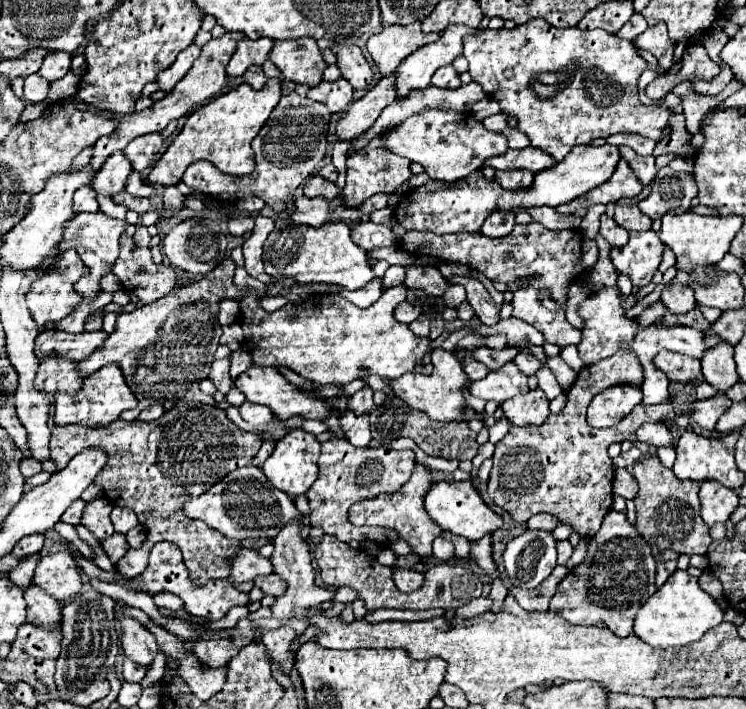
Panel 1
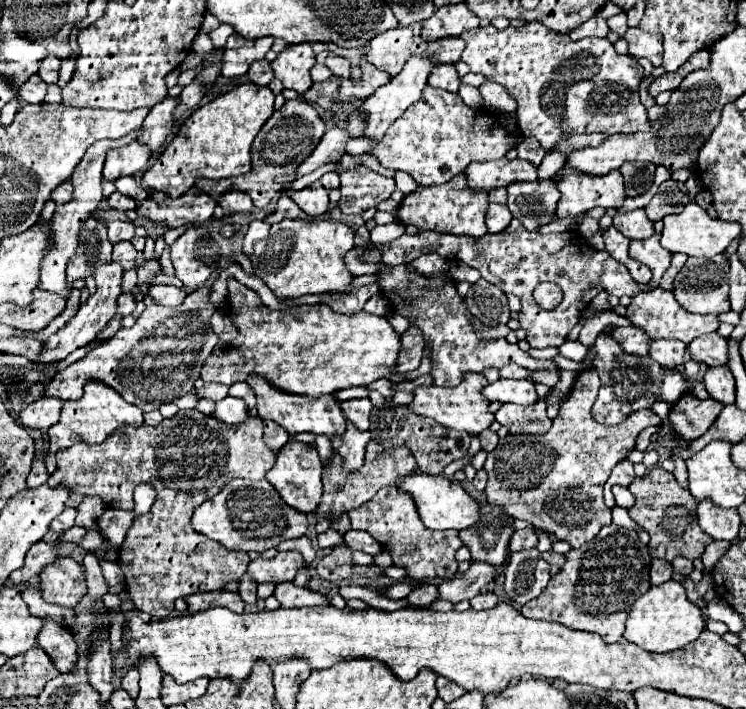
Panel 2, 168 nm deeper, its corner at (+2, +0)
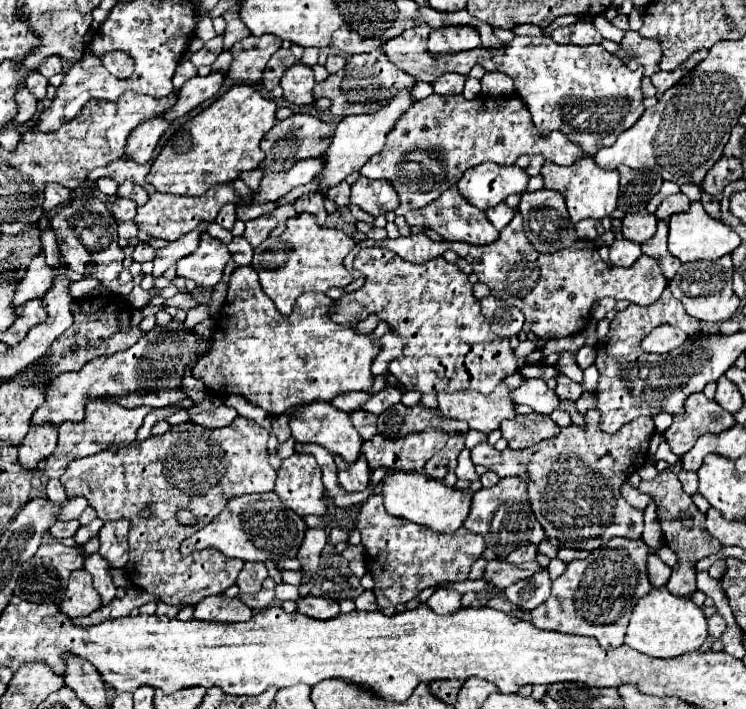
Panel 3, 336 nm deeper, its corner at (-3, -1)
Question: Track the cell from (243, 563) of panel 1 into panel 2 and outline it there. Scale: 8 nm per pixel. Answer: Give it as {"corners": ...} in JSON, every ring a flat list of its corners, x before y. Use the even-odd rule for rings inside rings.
{"corners":[[280,551,274,559,258,557,250,561,248,575,256,583,282,583,292,581,294,573,304,565,304,559,298,551]]}

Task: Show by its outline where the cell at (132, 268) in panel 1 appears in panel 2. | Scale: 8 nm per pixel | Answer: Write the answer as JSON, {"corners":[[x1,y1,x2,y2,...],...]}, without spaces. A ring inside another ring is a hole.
{"corners":[[120,241,114,243,114,251,112,251,112,261,120,263,124,271,130,271,136,267,136,249,130,241]]}

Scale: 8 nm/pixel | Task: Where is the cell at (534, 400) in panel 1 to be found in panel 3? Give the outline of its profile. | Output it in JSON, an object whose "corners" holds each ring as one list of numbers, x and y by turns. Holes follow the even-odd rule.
{"corners":[[517,414,517,418,501,424,501,434,507,440,509,448,523,450,559,434,559,426,545,414]]}

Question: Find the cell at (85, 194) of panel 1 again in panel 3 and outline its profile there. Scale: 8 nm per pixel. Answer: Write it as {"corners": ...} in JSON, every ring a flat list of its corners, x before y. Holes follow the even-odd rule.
{"corners":[[51,184,51,186,45,186,43,198,45,198,43,200,43,210,49,212,49,210,53,210,53,208,65,204,65,202,71,202,73,196,71,196,71,190,67,190,59,184]]}

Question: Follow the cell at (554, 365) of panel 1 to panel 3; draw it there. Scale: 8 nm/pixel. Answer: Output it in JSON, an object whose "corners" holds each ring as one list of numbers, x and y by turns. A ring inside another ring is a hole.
{"corners":[[373,246,363,248,353,264,357,270,363,270,365,284,363,288,345,294,337,302,329,306,329,316,337,324,353,326,355,322,365,320,369,314,375,314,379,320,387,322,391,332,397,332,403,342,403,354,389,362,391,374,407,386,407,390,425,392,455,392,455,390,479,390,483,394,495,390,505,376,517,372,517,358,509,346,507,338,501,338,489,330,489,322,481,314,479,302,473,296,473,286,467,280,467,274,457,268,457,264,449,264,443,258,429,260,427,264,411,264,387,248]]}

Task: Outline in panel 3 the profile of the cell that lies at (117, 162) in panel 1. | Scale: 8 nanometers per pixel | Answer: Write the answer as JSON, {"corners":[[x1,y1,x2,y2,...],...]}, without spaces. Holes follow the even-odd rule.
{"corners":[[153,118,147,122,141,122,127,138,127,150,125,154,131,156,131,160,145,164,151,160,151,154,159,142,159,138,163,136,163,132,167,130,169,122,163,122,163,118]]}

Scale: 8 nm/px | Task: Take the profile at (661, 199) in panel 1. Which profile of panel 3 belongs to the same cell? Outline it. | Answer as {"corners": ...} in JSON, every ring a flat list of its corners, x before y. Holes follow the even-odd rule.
{"corners":[[673,194,673,196,667,196,661,204,659,204,659,208,657,208,657,218,661,218,661,220,669,220,673,214,677,214,677,212,683,212,683,210,687,210,689,208,689,198,685,196,685,194]]}

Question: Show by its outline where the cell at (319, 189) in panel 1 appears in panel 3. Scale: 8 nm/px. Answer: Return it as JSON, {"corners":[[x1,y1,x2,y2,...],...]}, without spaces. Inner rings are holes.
{"corners":[[313,192,313,194,303,194,293,206,297,212,309,212,317,218,317,224,323,226,325,218,327,218,327,212,325,212,325,206,323,206,323,200,325,196,319,194,319,192]]}

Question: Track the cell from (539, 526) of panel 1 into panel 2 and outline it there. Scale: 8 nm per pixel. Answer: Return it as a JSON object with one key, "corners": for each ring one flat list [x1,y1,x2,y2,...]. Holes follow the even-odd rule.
{"corners":[[520,529,514,531,510,539,510,551,522,551,522,549,532,549,538,545,538,531,536,529]]}

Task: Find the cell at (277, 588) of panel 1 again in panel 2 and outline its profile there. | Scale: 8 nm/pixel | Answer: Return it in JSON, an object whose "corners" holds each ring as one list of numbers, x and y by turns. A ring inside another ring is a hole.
{"corners":[[292,581,278,583,274,589,274,597,282,607,316,607,328,605,328,599,322,593,314,593,308,587,296,587]]}

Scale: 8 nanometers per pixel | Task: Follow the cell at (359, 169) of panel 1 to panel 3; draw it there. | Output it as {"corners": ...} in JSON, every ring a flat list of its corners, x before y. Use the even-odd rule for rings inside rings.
{"corners":[[361,176,351,186,351,204,357,204,363,212,371,216,381,216,393,212,399,206,399,196,391,182,369,180]]}

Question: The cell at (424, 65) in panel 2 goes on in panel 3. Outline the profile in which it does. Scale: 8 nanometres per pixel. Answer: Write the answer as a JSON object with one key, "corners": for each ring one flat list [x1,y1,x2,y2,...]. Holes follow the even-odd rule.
{"corners":[[401,90,387,106,383,106,383,110,379,110,377,114,365,114,365,116,347,116,337,124,335,136,333,136,333,144,327,148,327,154,321,156,323,162,327,162,327,166,323,166,323,174,319,174,319,178,315,178,319,182,319,190,325,192,331,186,337,186,339,182,343,182,351,172,361,170,361,166,373,156,377,154,383,144,385,144,385,136,389,134,389,130,395,126,395,122,403,116,403,112,411,106,411,92,409,90]]}

